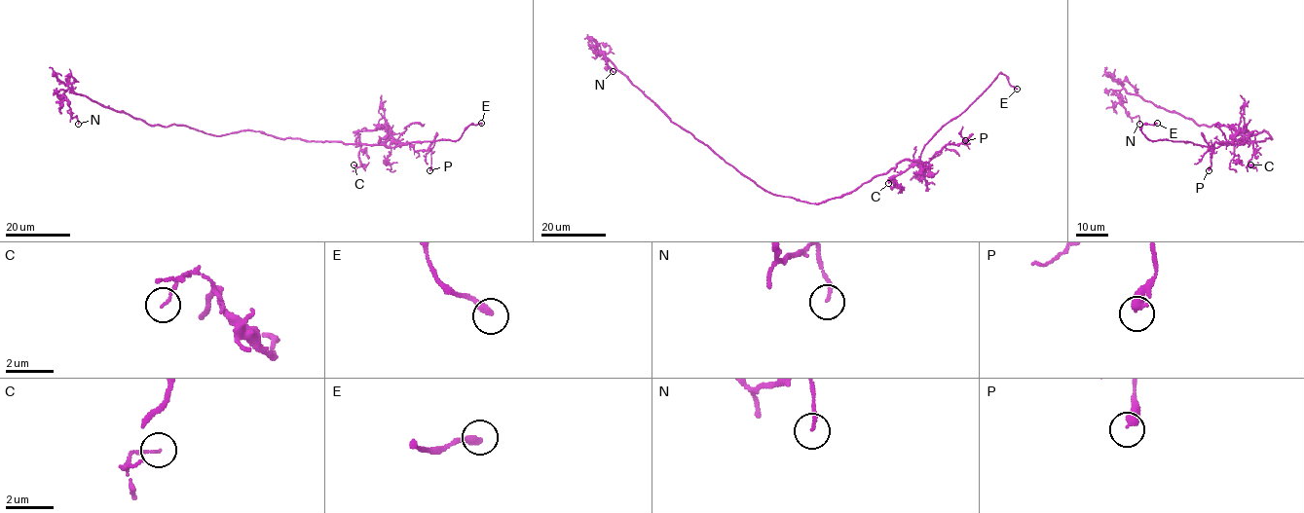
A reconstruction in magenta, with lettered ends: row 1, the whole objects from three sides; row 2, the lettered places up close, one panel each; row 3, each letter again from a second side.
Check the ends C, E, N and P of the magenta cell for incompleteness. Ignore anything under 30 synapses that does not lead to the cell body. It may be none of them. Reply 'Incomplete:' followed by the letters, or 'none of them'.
Incomplete: E

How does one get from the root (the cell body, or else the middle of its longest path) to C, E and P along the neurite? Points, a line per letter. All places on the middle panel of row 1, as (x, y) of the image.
C: (788, 197), (820, 203), (904, 160), (924, 166), (911, 166), (893, 178), (896, 185), (894, 178), (888, 183)
E: (788, 197), (820, 203), (849, 194), (904, 160), (917, 160), (928, 140), (959, 116), (1000, 73), (1017, 89)
P: (788, 197), (815, 203), (841, 198), (904, 160), (918, 160), (926, 166), (946, 145), (965, 140)

